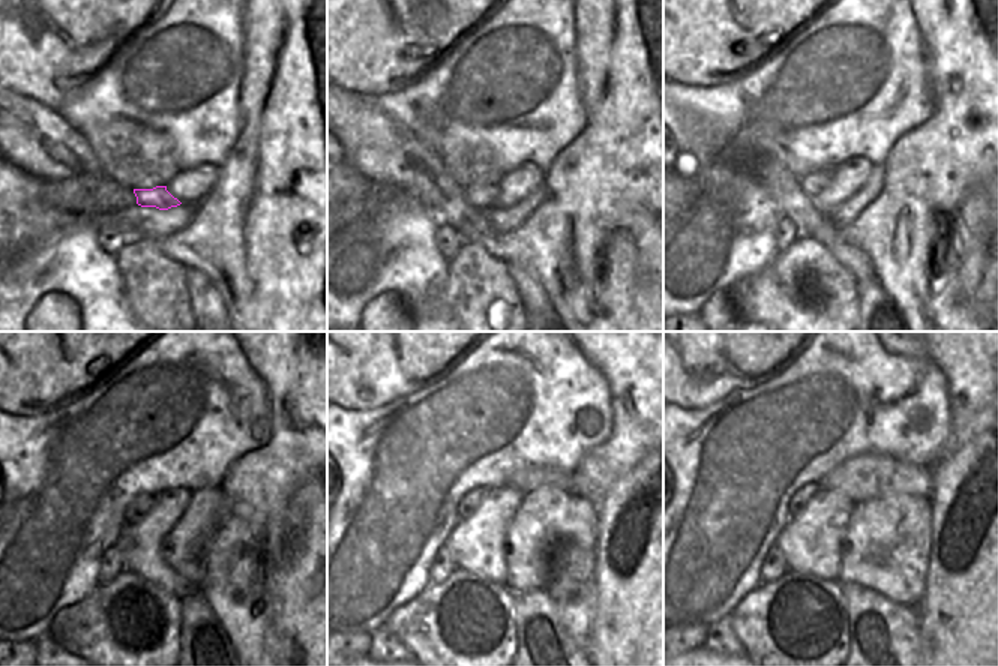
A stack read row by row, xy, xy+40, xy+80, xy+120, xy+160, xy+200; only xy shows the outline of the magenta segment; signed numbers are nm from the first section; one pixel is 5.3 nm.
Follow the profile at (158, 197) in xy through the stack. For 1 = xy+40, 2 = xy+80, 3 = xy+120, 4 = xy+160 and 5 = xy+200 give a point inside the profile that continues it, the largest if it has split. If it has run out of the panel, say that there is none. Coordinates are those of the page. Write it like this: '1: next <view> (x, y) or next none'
1: next xy+40 (482, 197)
2: next xy+80 (812, 183)
3: next xy+120 (137, 509)
4: next xy+160 (470, 503)
5: next xy+200 (802, 497)

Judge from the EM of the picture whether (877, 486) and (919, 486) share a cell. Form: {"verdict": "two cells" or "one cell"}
{"verdict": "one cell"}

